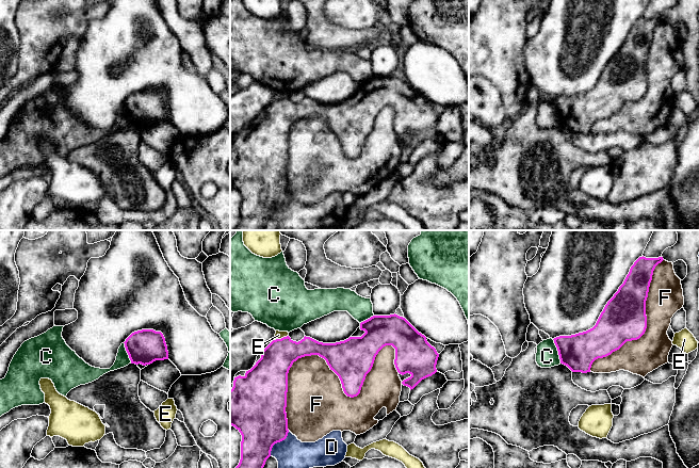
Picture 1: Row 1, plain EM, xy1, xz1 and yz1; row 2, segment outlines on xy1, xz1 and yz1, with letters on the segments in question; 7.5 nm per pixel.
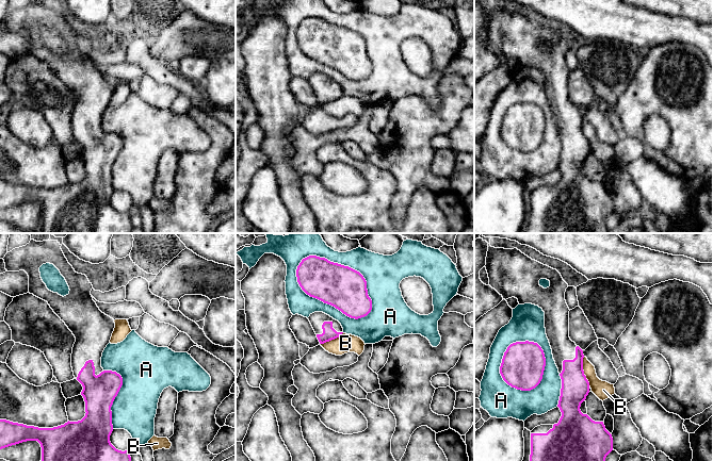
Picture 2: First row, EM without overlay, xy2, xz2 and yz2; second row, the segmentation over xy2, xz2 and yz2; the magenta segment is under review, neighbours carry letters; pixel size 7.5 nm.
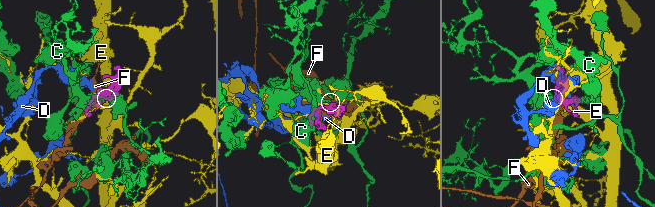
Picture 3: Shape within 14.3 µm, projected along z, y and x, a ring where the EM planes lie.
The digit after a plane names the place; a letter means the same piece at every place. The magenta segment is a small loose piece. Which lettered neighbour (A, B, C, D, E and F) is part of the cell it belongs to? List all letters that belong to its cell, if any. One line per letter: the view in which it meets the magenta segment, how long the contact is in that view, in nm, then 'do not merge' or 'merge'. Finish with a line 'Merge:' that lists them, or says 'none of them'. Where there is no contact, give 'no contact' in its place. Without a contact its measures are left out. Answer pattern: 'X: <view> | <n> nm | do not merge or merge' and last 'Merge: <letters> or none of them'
A: xz2 | 650 nm | do not merge
B: yz2 | 220 nm | do not merge
C: yz1 | 200 nm | do not merge
D: xz1 | 240 nm | do not merge
E: xz1 | 120 nm | do not merge
F: xz1 | 1000 nm | do not merge
Merge: none of them

